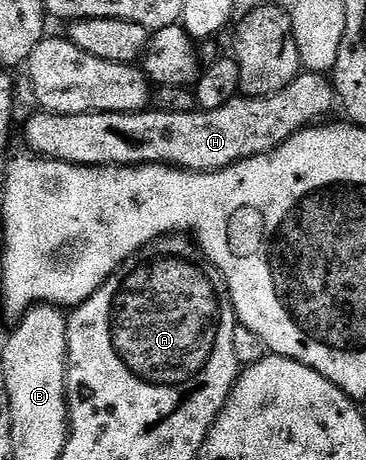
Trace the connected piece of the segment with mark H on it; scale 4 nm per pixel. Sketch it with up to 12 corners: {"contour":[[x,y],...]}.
{"contour":[[303,71],[204,112],[35,111],[33,155],[219,172],[336,108]]}

